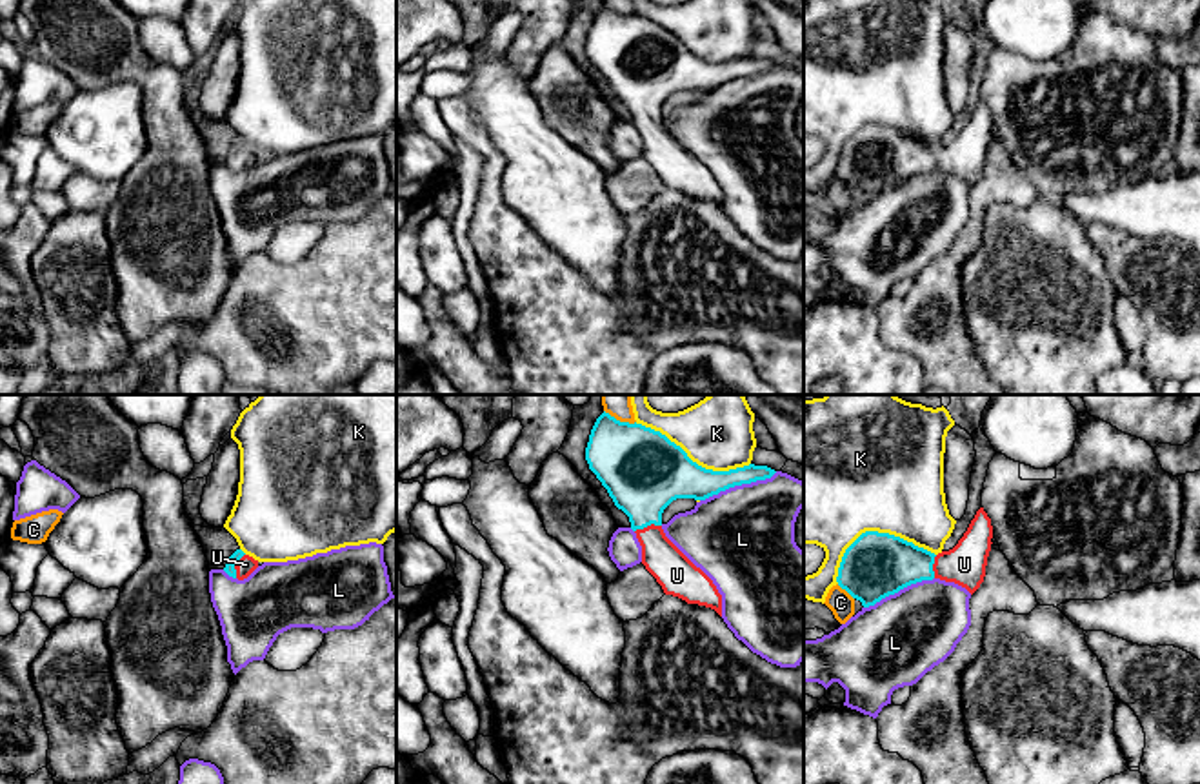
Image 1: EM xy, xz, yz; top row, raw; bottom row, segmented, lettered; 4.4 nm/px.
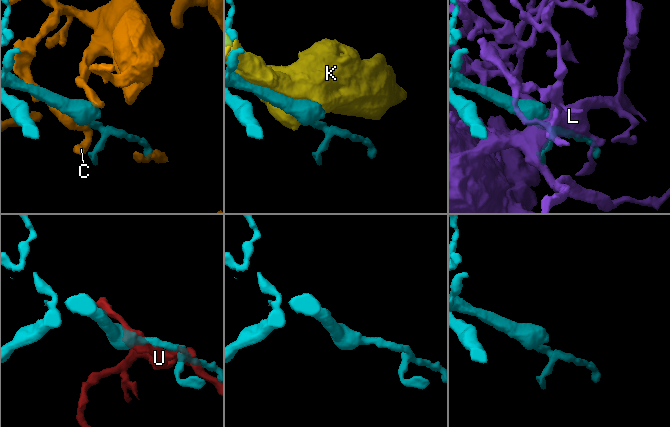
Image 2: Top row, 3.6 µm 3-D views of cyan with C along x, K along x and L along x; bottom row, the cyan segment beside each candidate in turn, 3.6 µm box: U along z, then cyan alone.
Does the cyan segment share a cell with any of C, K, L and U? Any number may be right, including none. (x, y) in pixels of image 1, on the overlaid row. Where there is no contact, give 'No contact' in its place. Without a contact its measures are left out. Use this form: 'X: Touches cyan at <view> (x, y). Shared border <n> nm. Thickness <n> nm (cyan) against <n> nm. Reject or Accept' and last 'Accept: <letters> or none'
C: Touches cyan at yz (846, 590). Shared border 100 nm. Thickness 280 nm (cyan) against 110 nm. Reject
K: Touches cyan at yz (875, 532). Shared border 460 nm. Thickness 280 nm (cyan) against 500 nm. Reject
L: Touches cyan at xz (739, 484). Shared border 360 nm. Thickness 180 nm (cyan) against 460 nm. Reject
U: Touches cyan at xz (648, 524). Shared border 120 nm. Thickness 360 nm (cyan) against 170 nm. Accept
Accept: U

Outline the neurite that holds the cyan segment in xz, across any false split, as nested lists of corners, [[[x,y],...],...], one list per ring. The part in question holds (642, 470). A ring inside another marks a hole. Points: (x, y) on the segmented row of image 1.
[[[602,413],[585,447],[589,469],[631,522],[642,546],[642,564],[665,595],[715,609],[722,617],[722,595],[664,533],[662,513],[676,498],[705,500],[735,486],[771,478],[767,466],[713,471],[693,462],[660,431],[620,422]]]

